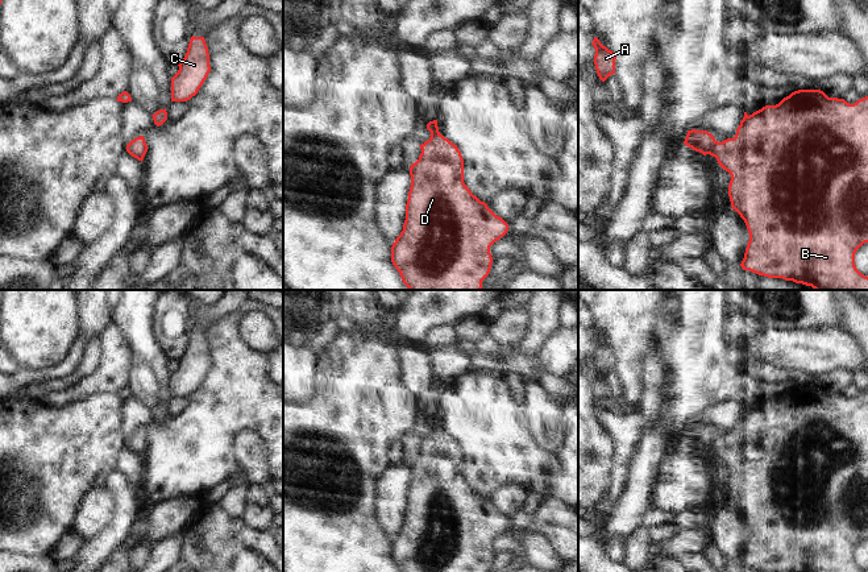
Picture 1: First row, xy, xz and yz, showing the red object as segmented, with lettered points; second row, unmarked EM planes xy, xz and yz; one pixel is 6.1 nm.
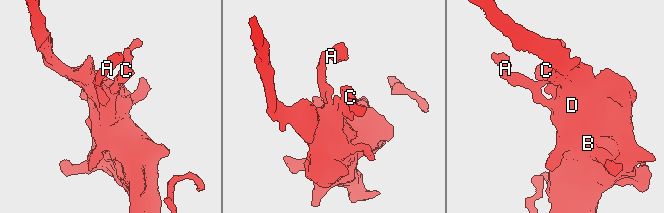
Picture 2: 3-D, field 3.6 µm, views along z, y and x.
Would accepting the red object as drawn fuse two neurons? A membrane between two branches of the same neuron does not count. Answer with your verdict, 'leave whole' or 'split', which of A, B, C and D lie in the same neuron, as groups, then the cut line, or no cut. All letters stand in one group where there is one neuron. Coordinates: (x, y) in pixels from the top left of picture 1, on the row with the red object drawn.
leave whole | A B C D | no cut

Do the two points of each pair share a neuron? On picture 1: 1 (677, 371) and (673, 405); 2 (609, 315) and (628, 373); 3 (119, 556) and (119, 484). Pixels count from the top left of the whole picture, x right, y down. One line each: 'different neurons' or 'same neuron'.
1: same neuron
2: same neuron
3: different neurons

